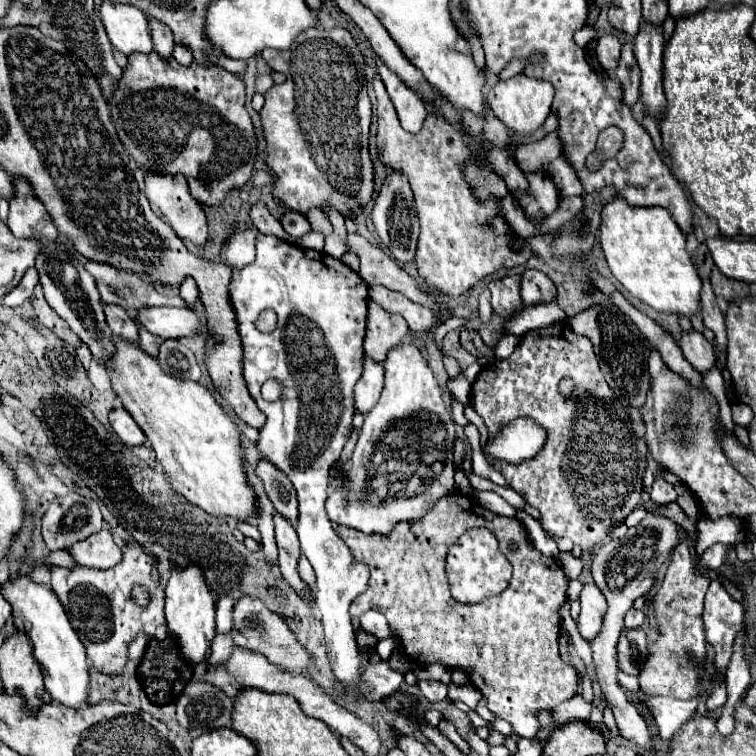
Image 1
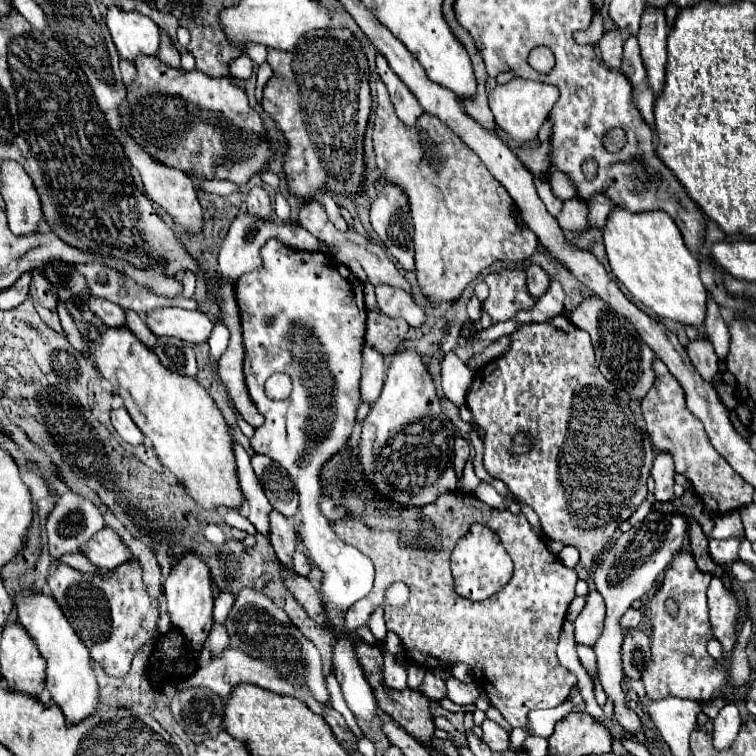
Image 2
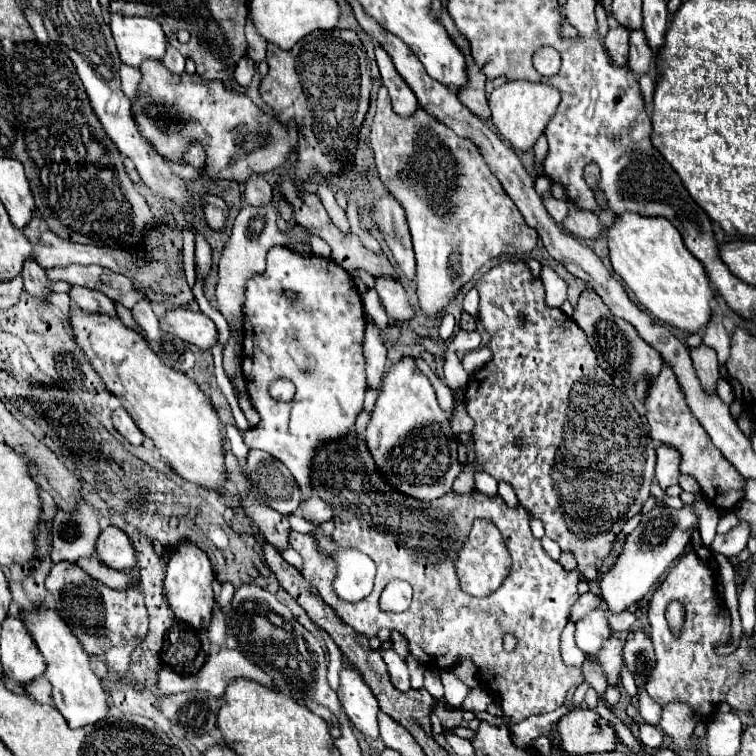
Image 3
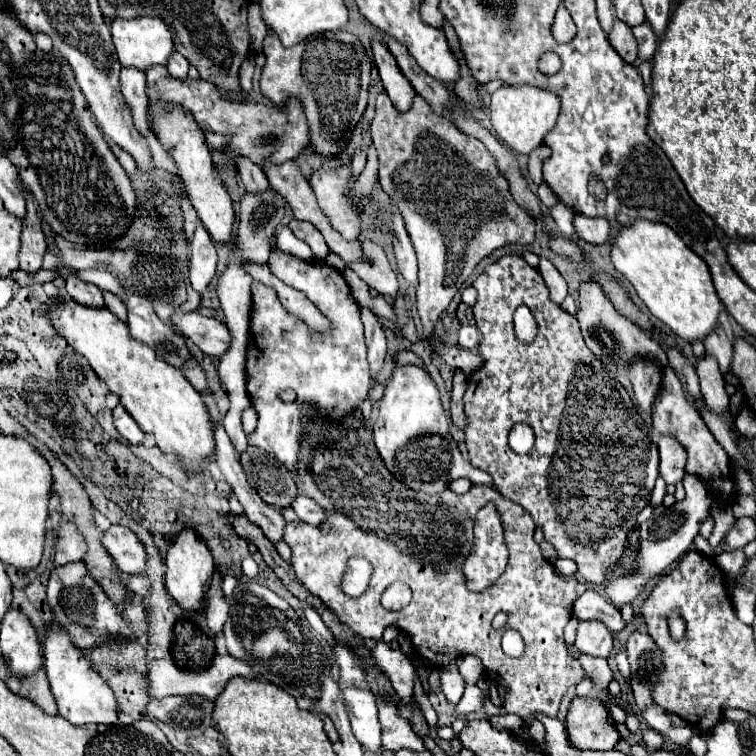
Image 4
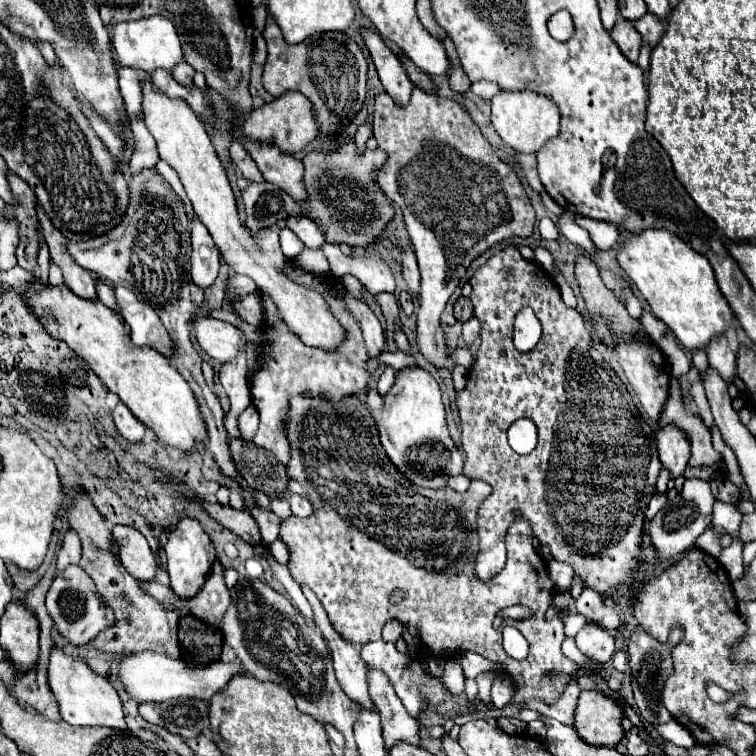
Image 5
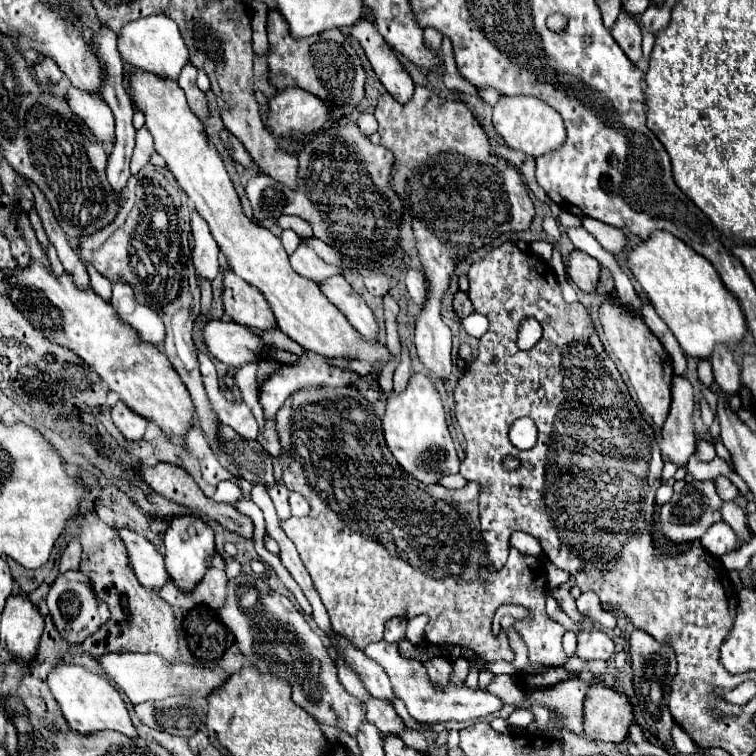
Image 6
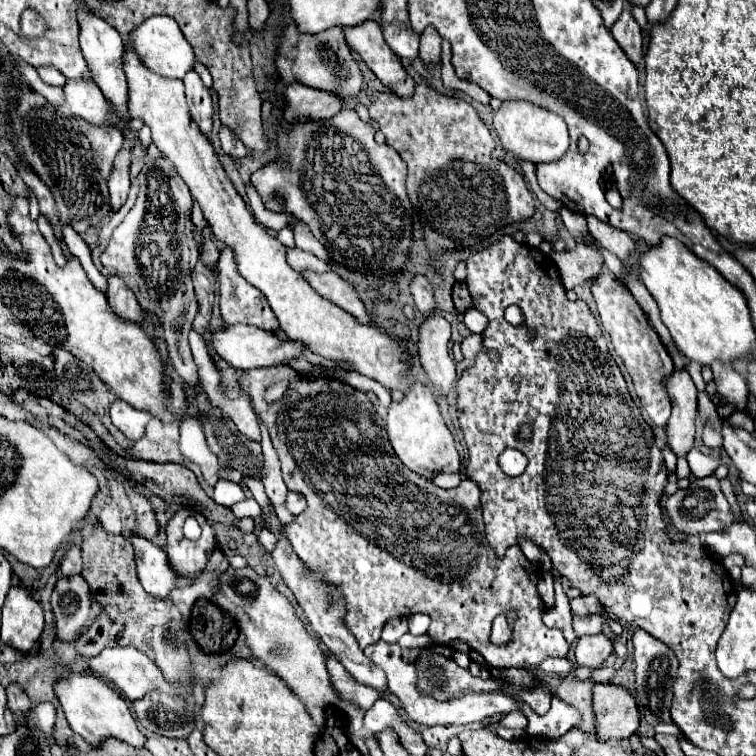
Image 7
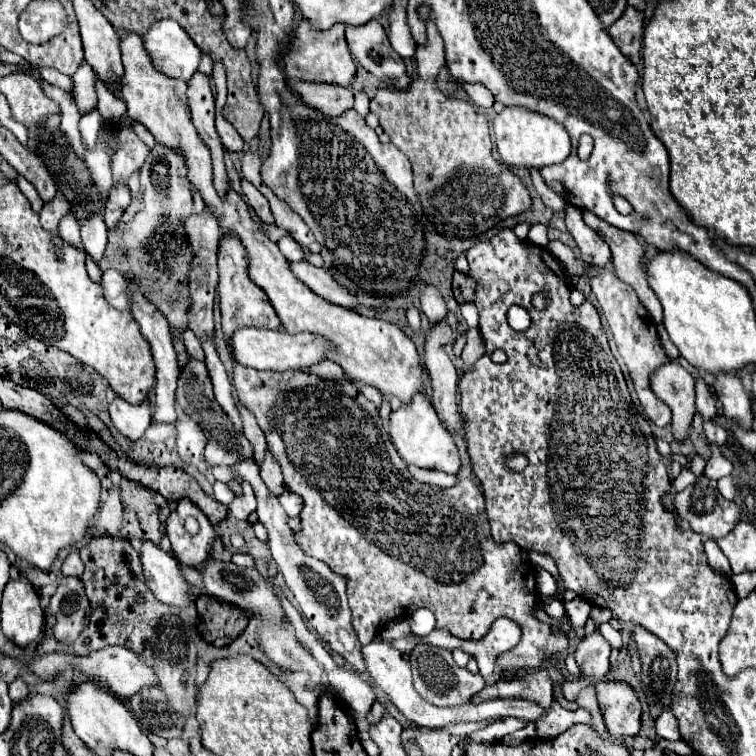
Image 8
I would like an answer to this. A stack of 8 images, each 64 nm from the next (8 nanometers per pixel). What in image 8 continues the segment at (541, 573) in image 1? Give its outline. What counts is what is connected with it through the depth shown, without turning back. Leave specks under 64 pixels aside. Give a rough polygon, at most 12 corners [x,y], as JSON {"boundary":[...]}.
{"boundary":[[234,360],[296,542],[370,644],[416,608],[498,666],[568,640],[474,480],[414,480],[350,380]]}

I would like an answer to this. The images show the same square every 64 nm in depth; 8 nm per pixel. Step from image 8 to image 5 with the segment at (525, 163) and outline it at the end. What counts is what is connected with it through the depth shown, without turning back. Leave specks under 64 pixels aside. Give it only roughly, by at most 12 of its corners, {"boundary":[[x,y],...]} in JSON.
{"boundary":[[498,92],[492,126],[516,152],[536,154],[560,134],[542,94]]}

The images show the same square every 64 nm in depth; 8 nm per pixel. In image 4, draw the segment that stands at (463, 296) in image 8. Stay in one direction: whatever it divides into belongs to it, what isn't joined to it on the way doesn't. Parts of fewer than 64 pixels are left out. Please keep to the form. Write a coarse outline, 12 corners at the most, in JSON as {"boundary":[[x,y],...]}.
{"boundary":[[458,304],[456,318],[460,324],[474,324],[472,308]]}

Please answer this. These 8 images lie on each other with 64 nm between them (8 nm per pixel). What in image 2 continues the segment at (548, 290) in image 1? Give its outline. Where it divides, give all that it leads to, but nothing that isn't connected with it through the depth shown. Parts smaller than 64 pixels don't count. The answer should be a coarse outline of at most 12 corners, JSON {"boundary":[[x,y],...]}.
{"boundary":[[538,264],[526,268],[528,292],[542,296],[548,274]]}

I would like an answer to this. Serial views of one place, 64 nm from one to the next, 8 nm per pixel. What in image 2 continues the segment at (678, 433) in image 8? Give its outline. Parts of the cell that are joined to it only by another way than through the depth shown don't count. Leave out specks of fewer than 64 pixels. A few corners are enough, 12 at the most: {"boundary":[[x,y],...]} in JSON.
{"boundary":[[658,452],[652,478],[656,500],[674,498],[672,454]]}

